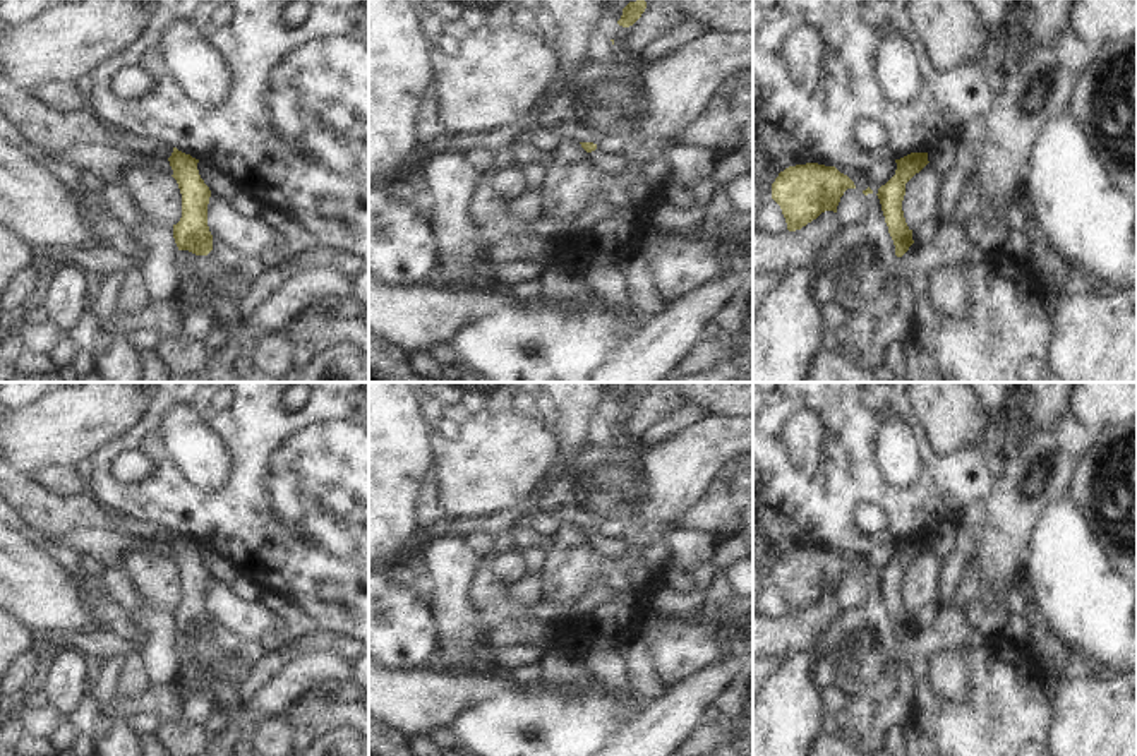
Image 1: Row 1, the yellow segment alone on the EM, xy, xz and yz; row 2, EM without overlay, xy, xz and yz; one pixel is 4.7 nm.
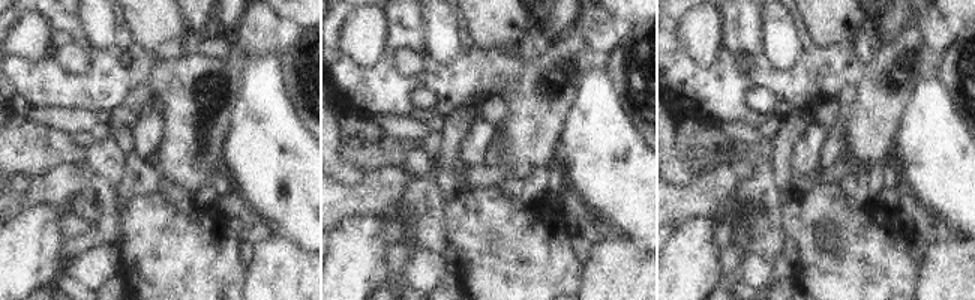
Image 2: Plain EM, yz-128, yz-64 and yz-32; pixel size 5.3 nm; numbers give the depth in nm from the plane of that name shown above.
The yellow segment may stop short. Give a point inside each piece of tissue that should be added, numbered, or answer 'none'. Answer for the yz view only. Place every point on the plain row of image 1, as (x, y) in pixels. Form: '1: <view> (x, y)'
none

